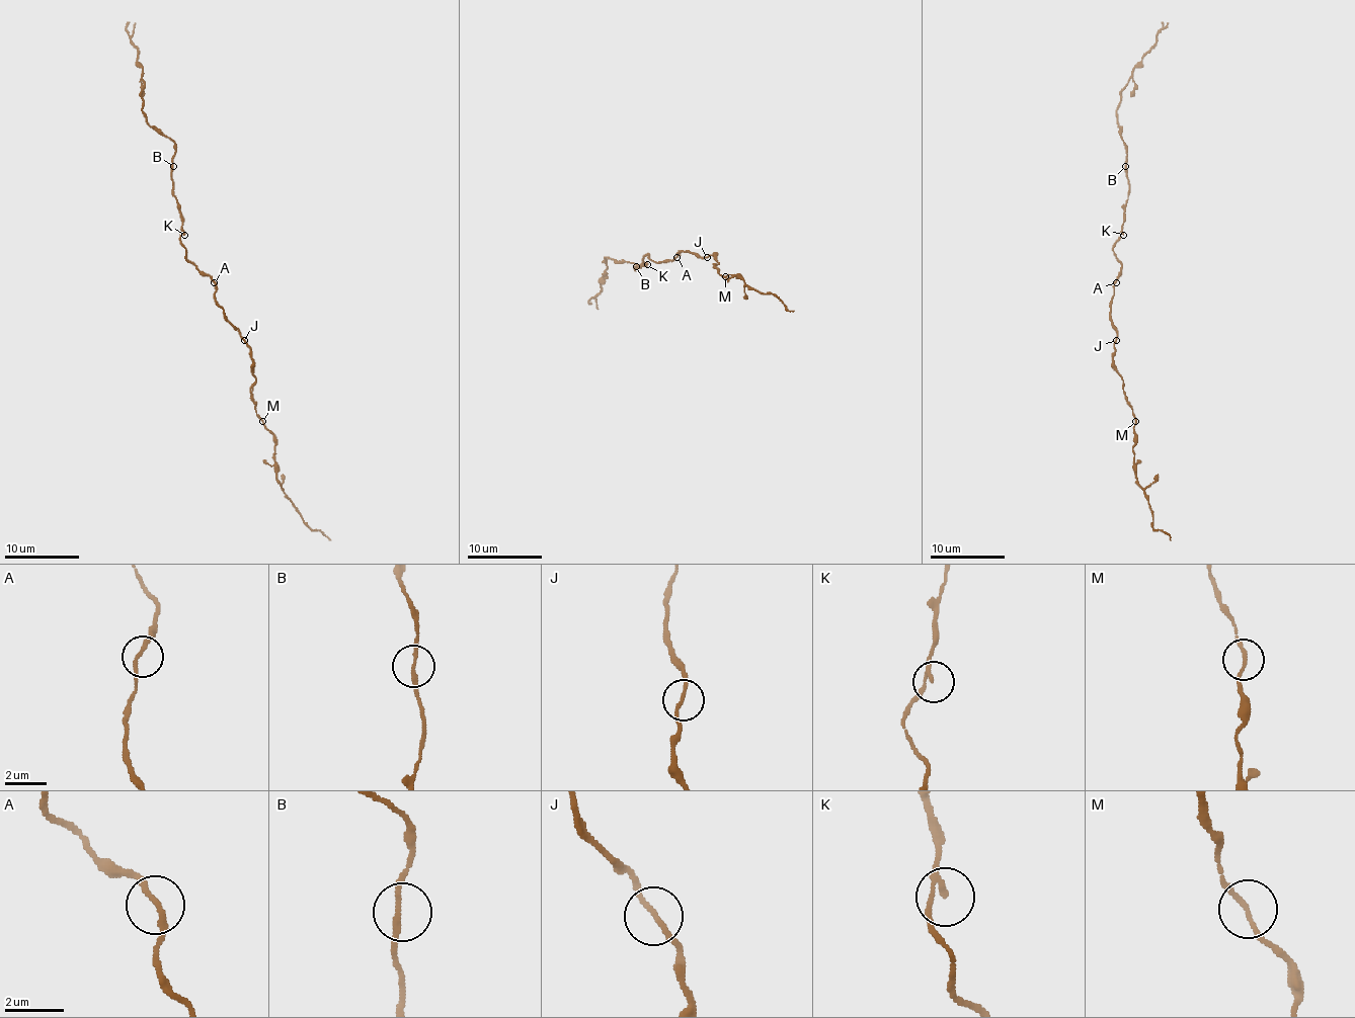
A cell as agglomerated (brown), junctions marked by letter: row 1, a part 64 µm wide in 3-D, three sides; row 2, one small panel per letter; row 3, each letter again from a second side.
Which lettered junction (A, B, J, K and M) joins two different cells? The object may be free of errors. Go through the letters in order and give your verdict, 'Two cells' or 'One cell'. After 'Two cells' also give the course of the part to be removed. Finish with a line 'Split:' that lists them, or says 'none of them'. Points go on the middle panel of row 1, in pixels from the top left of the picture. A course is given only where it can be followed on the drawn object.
A: One cell
B: One cell
J: One cell
K: One cell
M: One cell
Split: none of them

